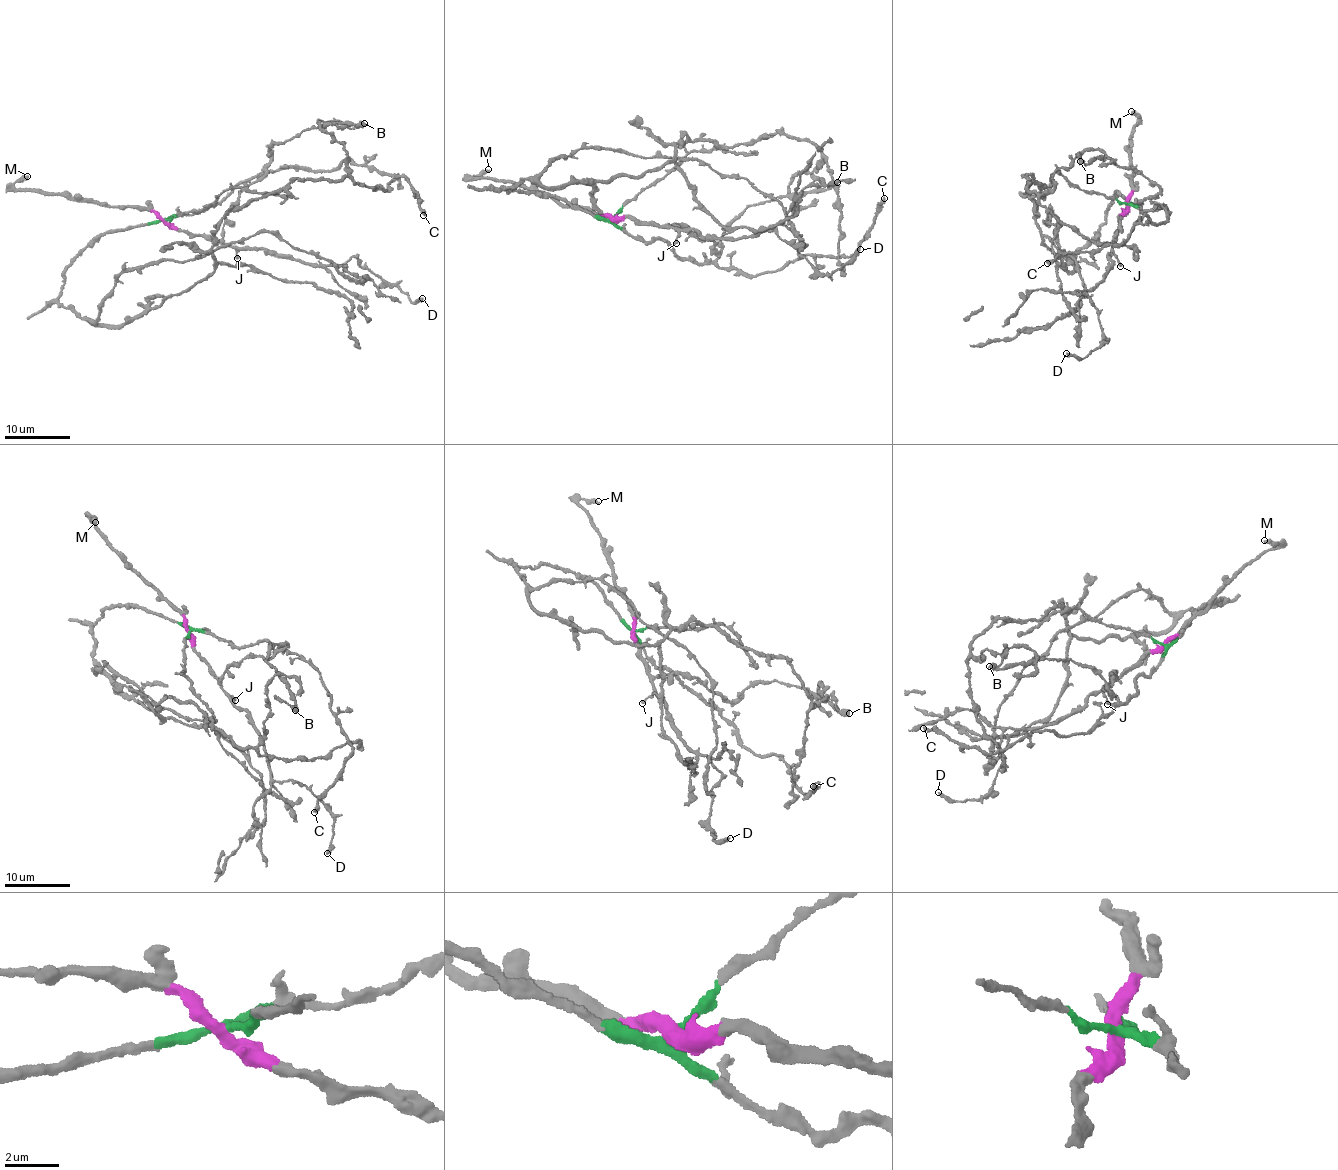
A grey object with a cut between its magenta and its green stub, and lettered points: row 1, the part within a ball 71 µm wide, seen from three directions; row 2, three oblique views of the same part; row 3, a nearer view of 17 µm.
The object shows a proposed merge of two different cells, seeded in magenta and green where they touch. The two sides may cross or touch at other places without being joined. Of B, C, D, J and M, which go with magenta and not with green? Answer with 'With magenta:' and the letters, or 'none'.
With magenta: B, D, J, M

